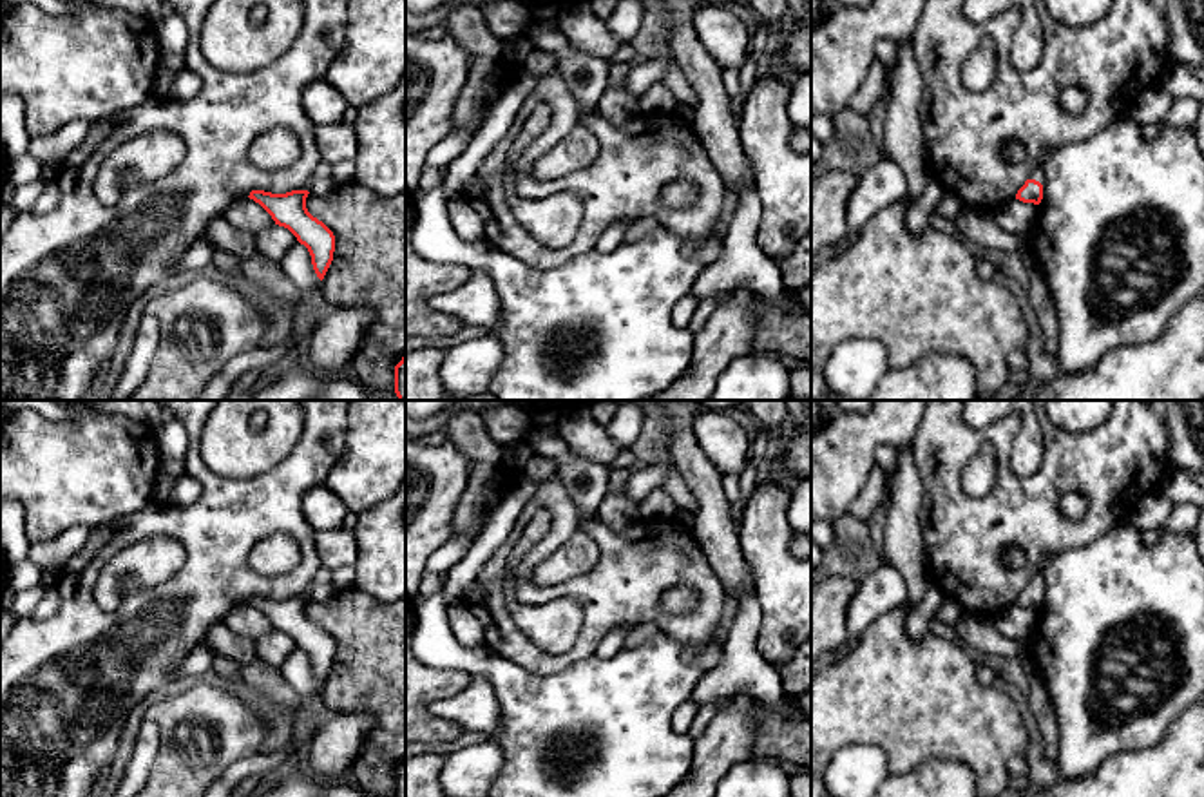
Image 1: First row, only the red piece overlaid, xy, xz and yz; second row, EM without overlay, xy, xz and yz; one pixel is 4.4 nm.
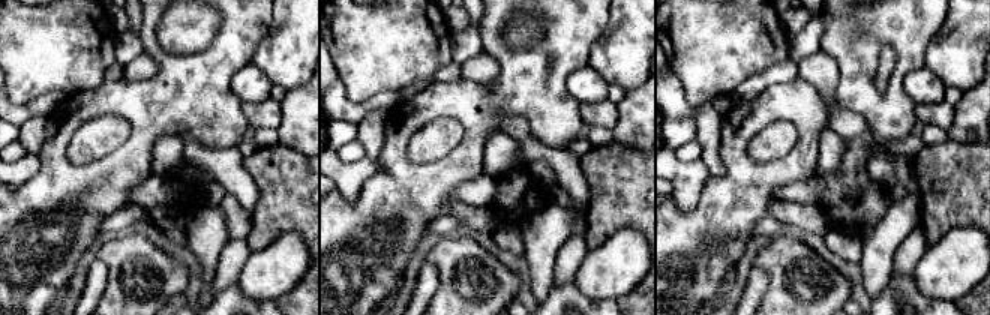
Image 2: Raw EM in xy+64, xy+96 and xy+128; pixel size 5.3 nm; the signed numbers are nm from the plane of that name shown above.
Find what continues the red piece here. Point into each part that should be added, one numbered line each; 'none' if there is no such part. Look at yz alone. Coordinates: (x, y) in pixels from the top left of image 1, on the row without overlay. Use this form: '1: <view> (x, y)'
1: yz (1038, 578)

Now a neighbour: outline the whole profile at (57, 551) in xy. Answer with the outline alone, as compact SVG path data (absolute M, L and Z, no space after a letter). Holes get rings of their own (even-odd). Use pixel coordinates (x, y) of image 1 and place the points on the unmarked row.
M72 525L54 538L31 543L27 558L36 563L42 572L51 567L63 569L87 542L89 531L91 527L87 525Z

